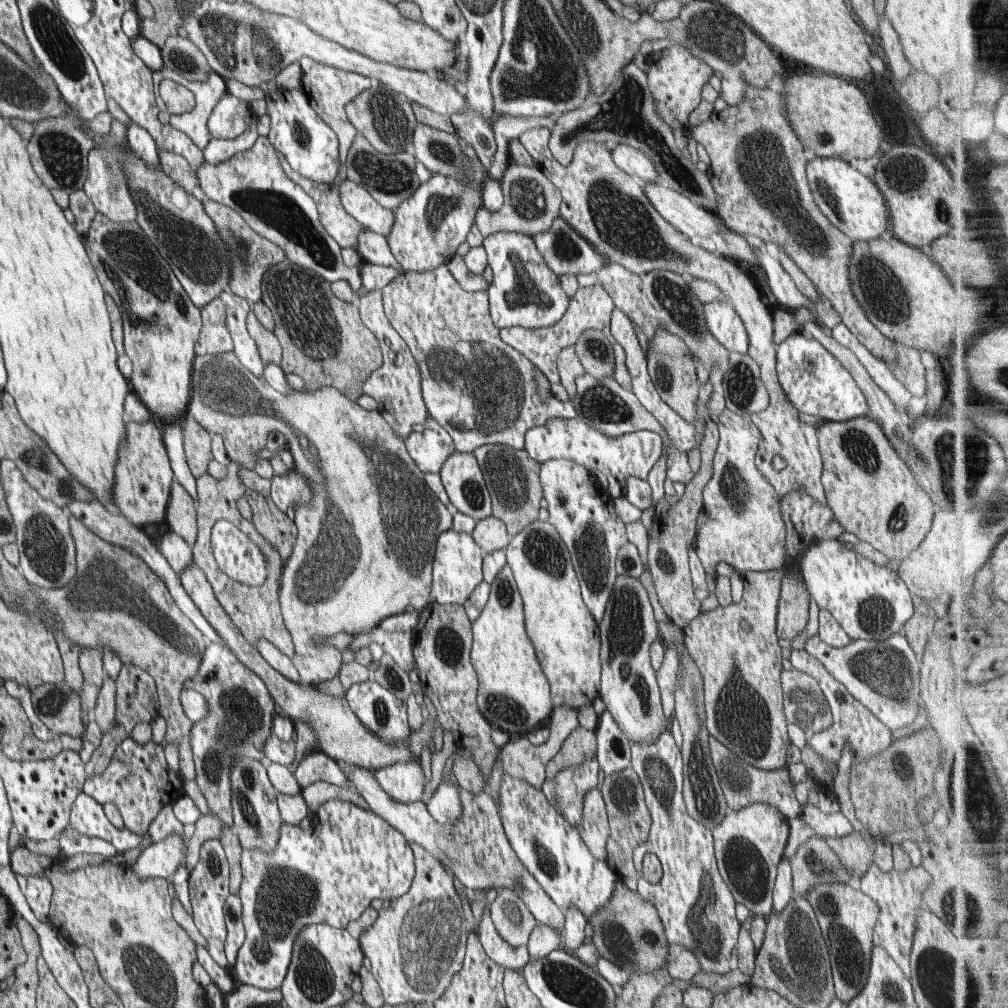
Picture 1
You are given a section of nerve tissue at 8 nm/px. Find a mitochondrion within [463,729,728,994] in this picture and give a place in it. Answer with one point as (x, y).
(625, 946)

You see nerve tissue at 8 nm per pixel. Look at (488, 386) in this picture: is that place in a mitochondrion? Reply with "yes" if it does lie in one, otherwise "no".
yes

